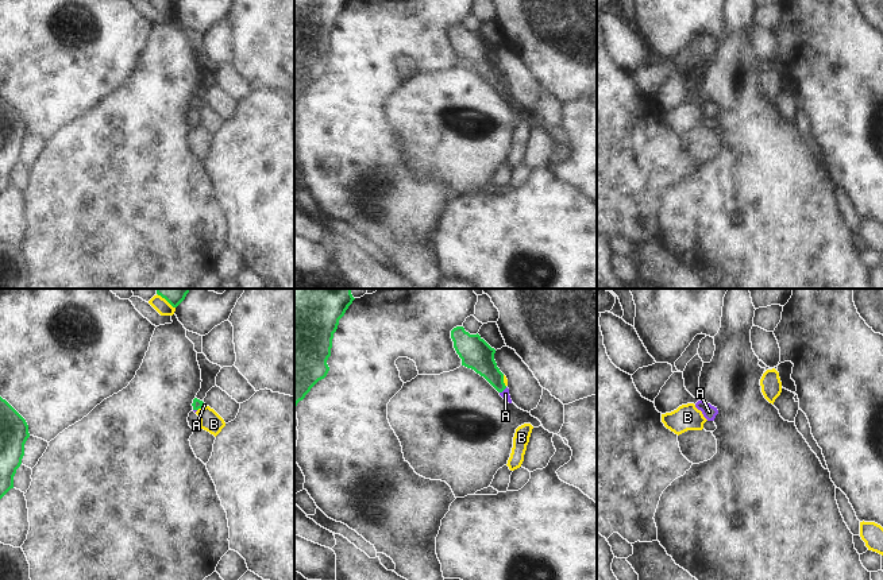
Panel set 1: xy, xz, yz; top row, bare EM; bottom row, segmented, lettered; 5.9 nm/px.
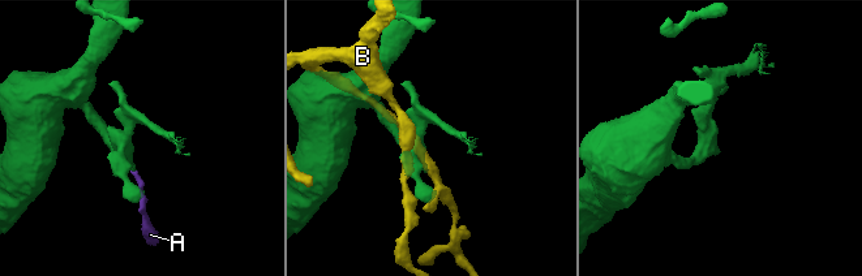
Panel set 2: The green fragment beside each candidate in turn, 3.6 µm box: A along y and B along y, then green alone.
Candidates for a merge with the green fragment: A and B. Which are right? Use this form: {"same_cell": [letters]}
{"same_cell": ["A"]}

